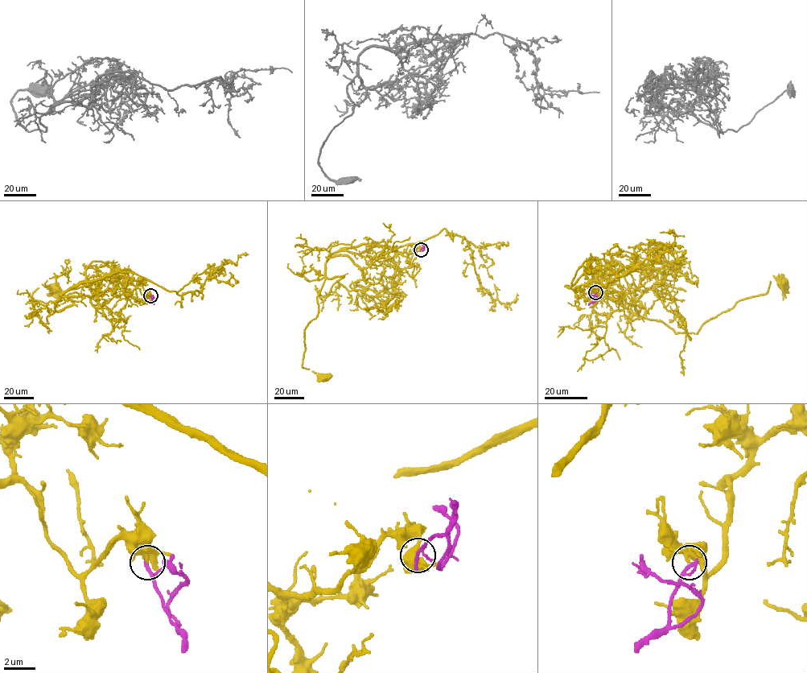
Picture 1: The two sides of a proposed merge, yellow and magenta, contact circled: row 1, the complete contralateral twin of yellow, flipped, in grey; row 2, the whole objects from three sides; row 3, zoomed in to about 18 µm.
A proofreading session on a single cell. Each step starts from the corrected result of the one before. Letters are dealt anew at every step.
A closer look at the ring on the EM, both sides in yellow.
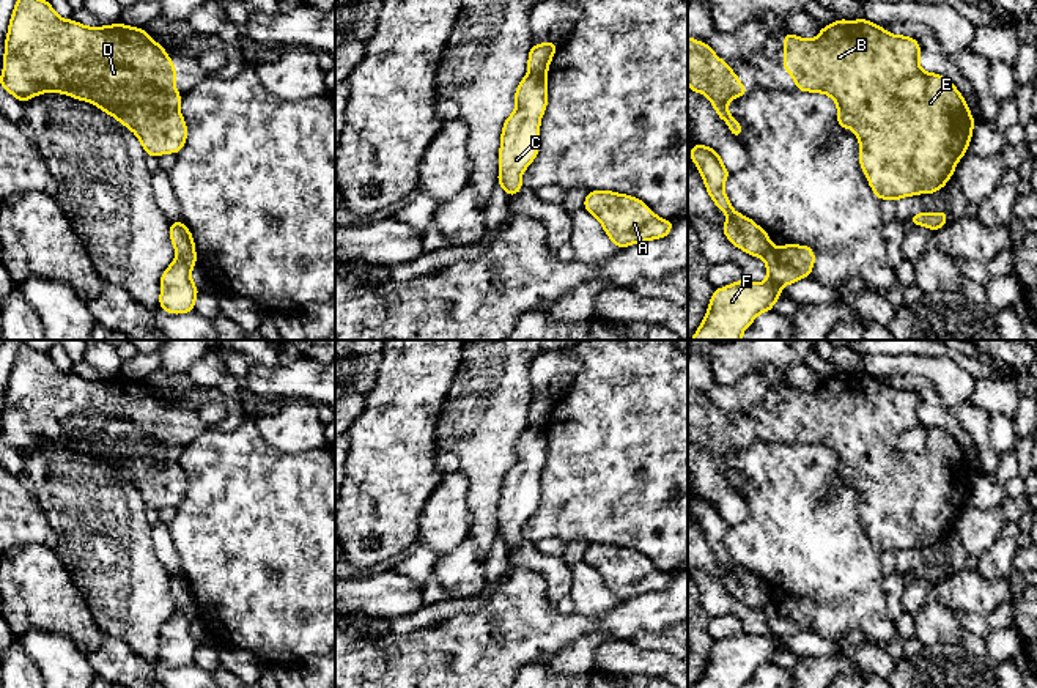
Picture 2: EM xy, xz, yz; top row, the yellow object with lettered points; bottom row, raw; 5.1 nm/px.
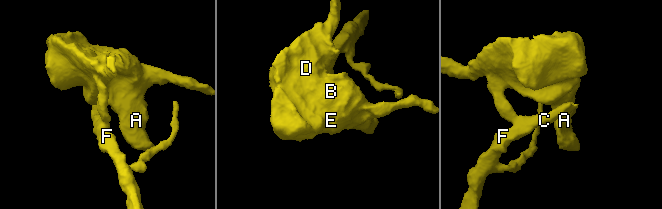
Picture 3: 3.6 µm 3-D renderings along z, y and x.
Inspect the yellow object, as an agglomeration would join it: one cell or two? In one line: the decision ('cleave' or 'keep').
cleave

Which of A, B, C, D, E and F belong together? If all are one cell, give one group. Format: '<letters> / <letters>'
A B D E / C F

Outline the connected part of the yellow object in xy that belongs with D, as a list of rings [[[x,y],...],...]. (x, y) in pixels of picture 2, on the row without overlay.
[[[20,343],[5,392],[0,438],[22,457],[39,446],[65,446],[91,455],[129,480],[146,509],[159,510],[179,505],[187,491],[176,425],[170,408],[143,381],[121,375],[85,379],[72,372],[63,373],[49,353]]]

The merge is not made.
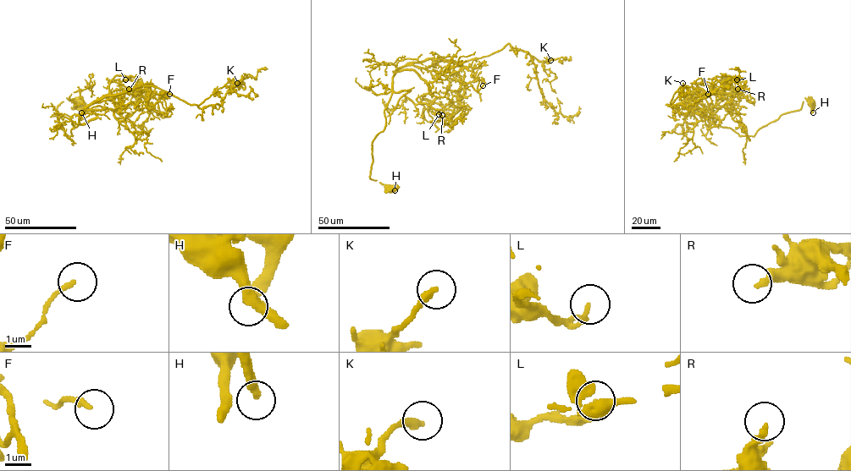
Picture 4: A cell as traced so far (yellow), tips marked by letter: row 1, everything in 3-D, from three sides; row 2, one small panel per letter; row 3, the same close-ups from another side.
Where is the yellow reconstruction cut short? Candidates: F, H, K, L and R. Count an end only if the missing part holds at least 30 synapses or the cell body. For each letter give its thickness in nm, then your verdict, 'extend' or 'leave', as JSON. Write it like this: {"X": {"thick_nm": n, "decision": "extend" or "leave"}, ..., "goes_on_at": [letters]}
{"F": {"thick_nm": 170, "decision": "leave"}, "H": {"thick_nm": 240, "decision": "leave"}, "K": {"thick_nm": 300, "decision": "leave"}, "L": {"thick_nm": 160, "decision": "leave"}, "R": {"thick_nm": 240, "decision": "leave"}, "goes_on_at": []}

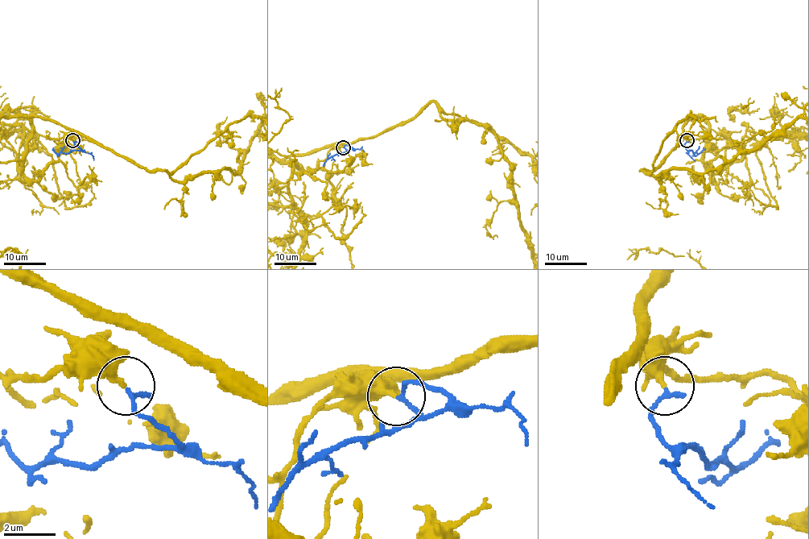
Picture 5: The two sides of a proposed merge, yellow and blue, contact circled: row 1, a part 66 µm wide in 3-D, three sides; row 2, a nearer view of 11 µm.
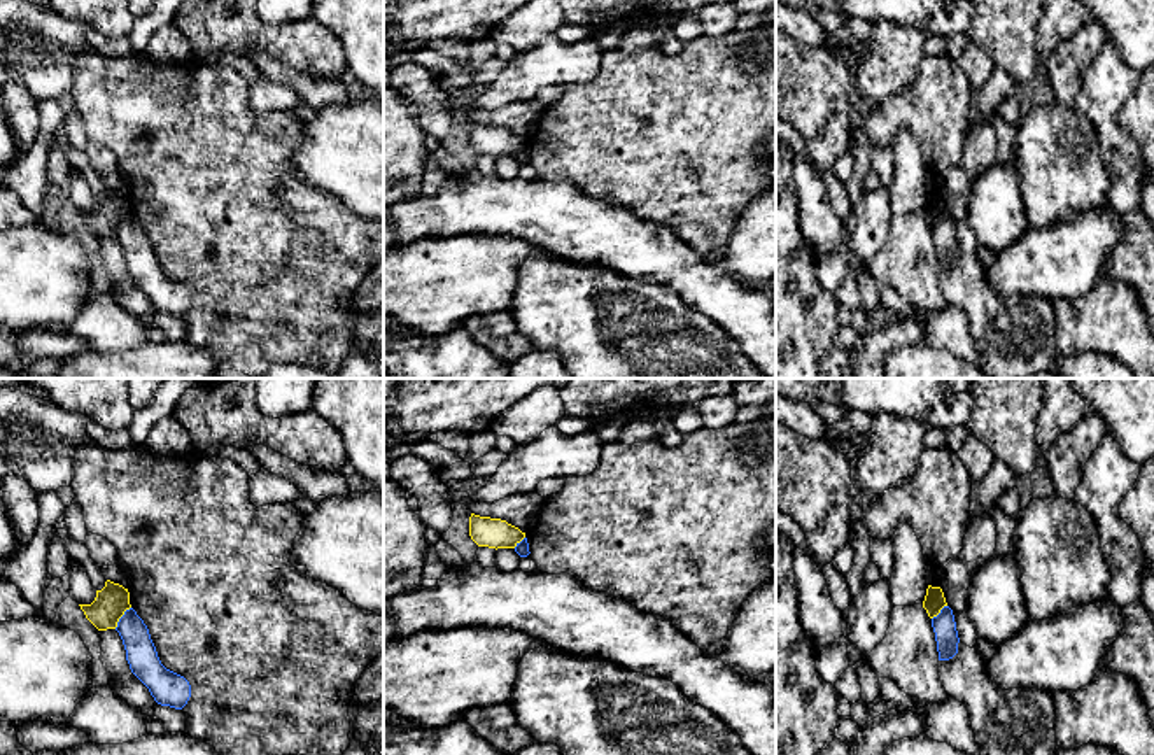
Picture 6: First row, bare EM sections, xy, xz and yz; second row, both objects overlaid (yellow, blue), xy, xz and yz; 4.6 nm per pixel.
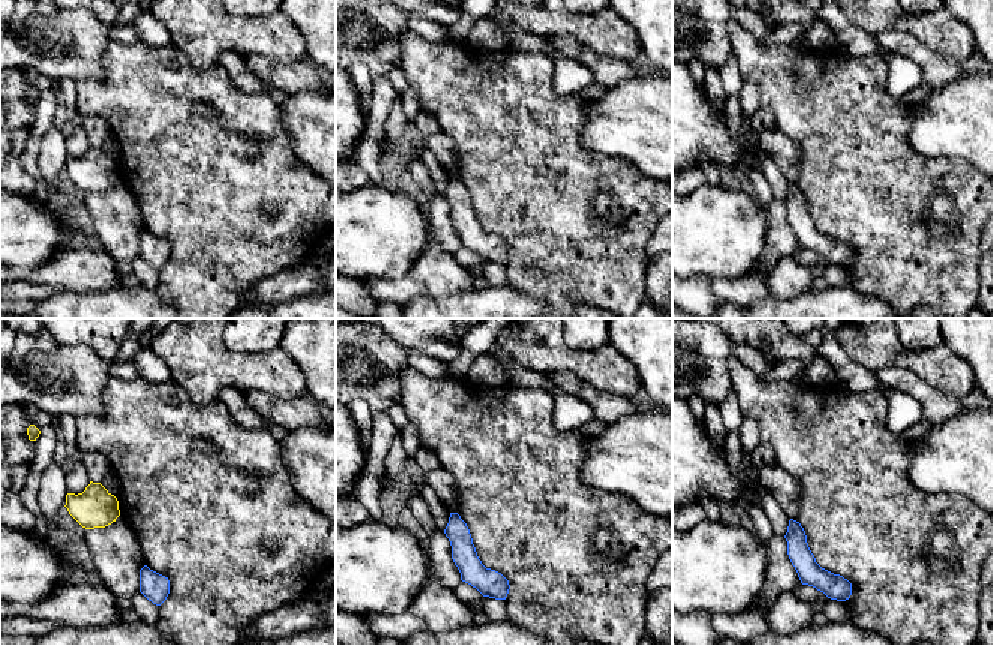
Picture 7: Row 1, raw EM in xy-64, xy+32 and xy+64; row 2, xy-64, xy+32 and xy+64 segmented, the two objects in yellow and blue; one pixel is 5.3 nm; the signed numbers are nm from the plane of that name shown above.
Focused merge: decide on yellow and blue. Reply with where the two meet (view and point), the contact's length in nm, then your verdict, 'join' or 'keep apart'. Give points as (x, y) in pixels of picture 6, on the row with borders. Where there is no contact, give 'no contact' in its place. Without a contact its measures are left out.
xy (121, 615) | 130 nm | keep apart

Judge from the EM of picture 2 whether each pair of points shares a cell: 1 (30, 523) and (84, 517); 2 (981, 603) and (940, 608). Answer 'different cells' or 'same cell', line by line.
1: different cells
2: same cell

